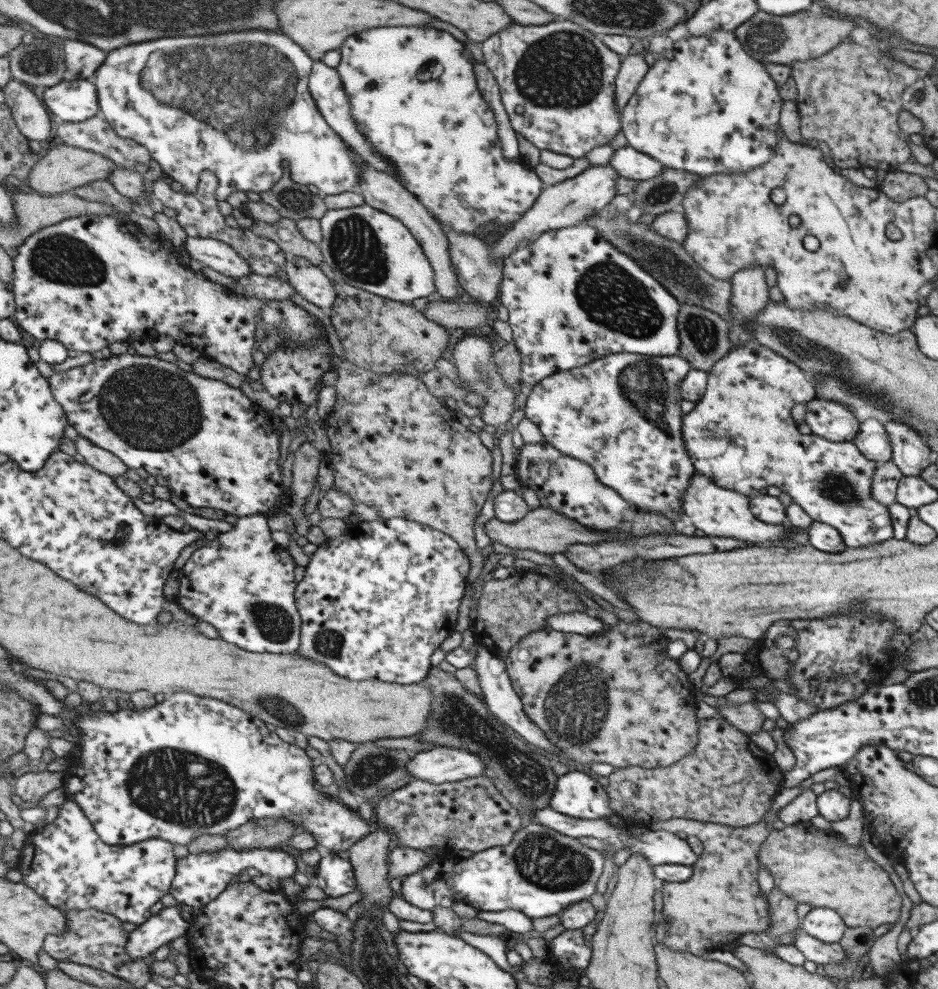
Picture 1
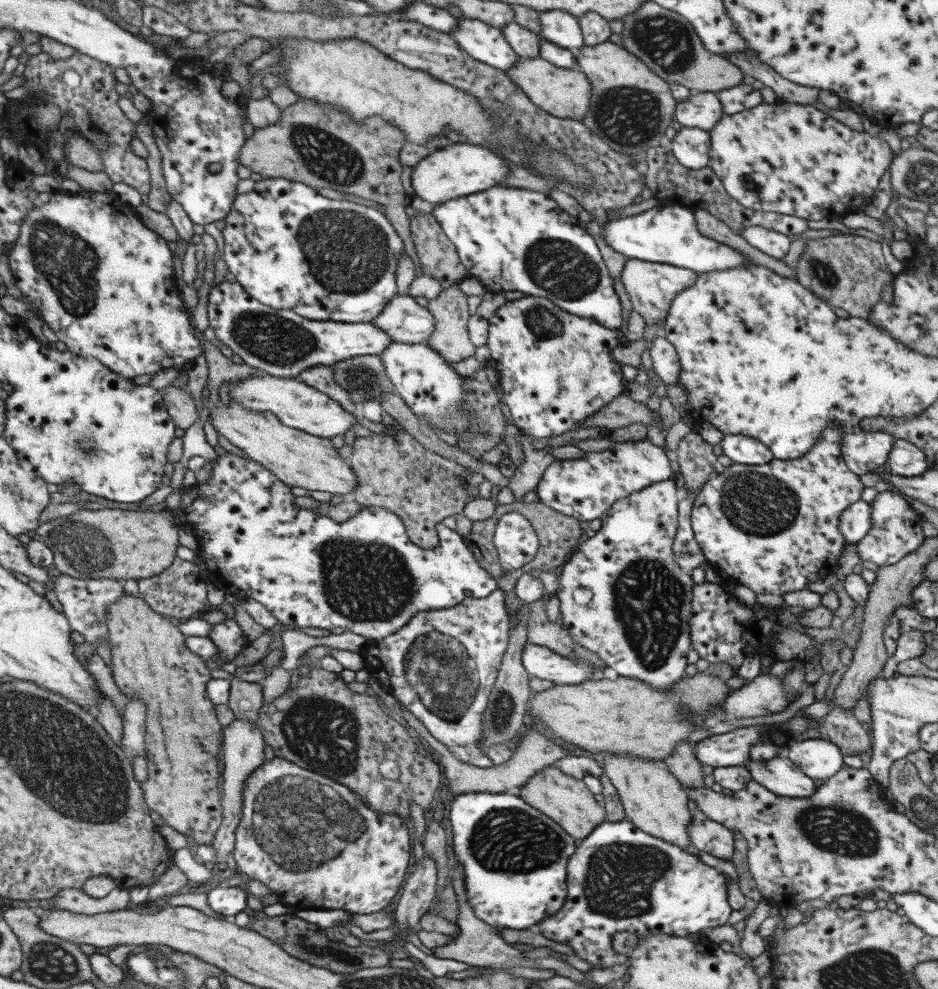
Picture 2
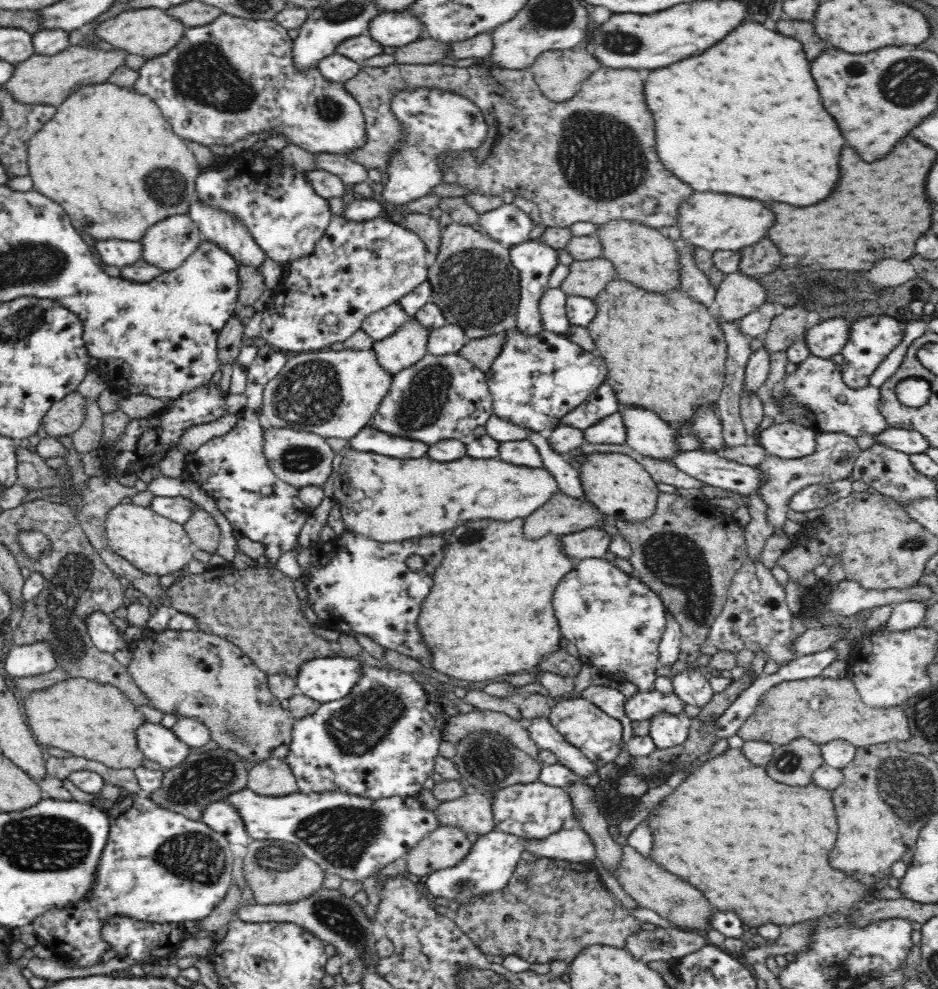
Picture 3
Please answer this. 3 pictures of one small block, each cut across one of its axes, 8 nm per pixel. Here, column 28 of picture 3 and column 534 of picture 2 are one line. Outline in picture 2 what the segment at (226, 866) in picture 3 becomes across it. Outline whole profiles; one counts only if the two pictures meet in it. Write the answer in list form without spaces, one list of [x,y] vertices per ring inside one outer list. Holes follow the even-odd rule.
[[[628,820],[618,822],[604,821],[599,824],[584,840],[578,842],[576,850],[570,855],[567,862],[567,899],[562,905],[562,908],[558,909],[558,912],[544,917],[537,925],[534,925],[535,931],[540,932],[542,936],[554,940],[554,942],[560,942],[560,944],[568,944],[574,949],[575,955],[578,958],[582,958],[590,964],[594,964],[597,968],[610,968],[616,966],[616,964],[626,963],[627,956],[618,955],[614,952],[611,945],[611,940],[614,934],[617,932],[628,931],[634,933],[638,937],[651,937],[660,933],[666,933],[674,936],[701,936],[701,931],[704,928],[712,928],[726,924],[730,912],[733,908],[730,906],[727,897],[727,884],[725,876],[722,872],[718,872],[715,867],[706,865],[696,855],[686,853],[685,849],[670,844],[665,840],[660,840],[656,836],[650,836],[646,832],[642,832],[633,822]]]

